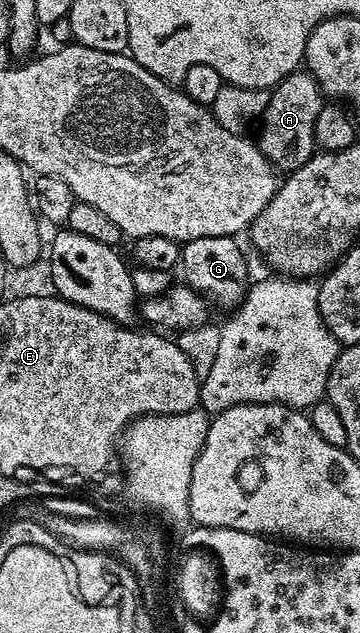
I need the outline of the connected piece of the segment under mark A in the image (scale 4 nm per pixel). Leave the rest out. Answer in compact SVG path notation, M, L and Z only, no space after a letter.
M305 70L292 72L271 89L270 101L259 119L261 133L255 136L255 143L278 173L288 174L299 170L299 166L303 166L315 154L315 119L324 105L324 93L313 76Z

